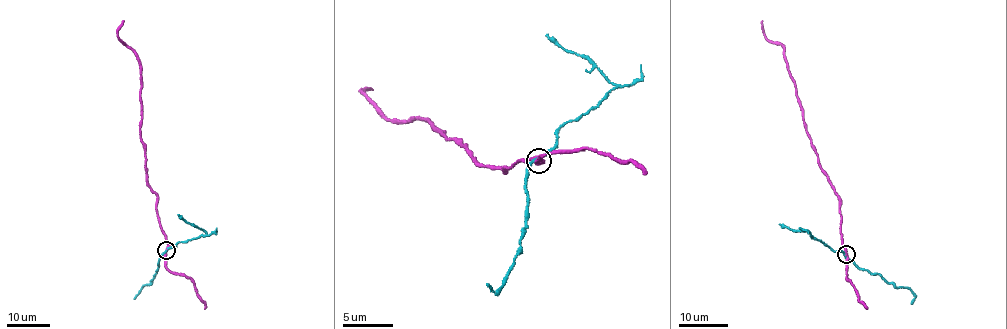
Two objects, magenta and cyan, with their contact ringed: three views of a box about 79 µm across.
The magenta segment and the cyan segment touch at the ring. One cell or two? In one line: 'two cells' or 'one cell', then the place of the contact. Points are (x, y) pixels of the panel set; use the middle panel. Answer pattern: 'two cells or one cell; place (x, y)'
two cells; place (539, 161)

